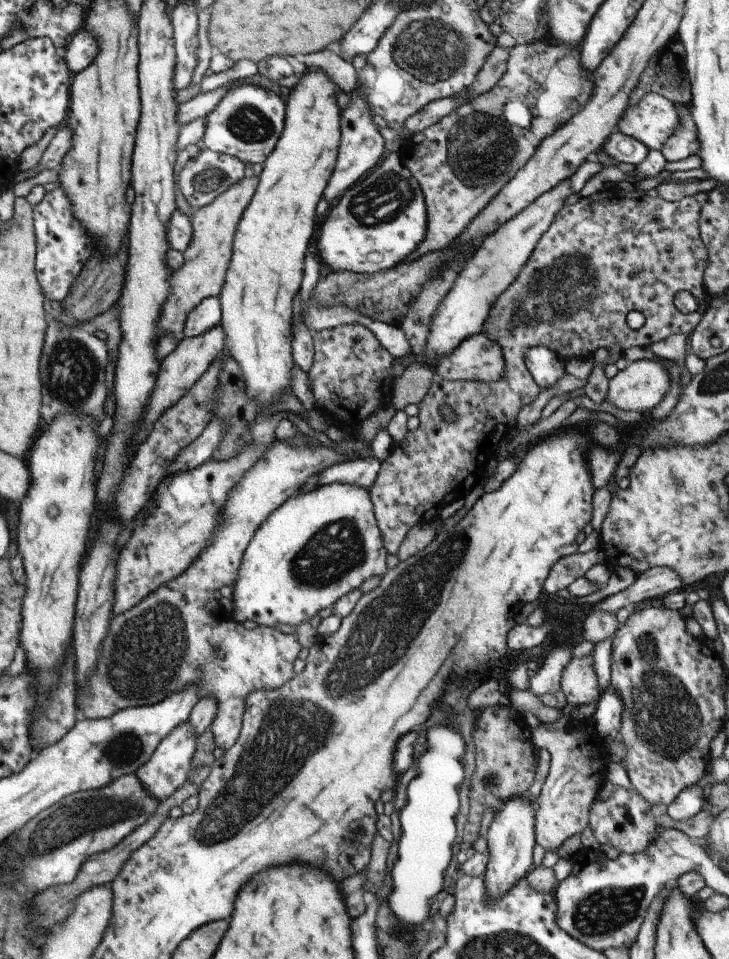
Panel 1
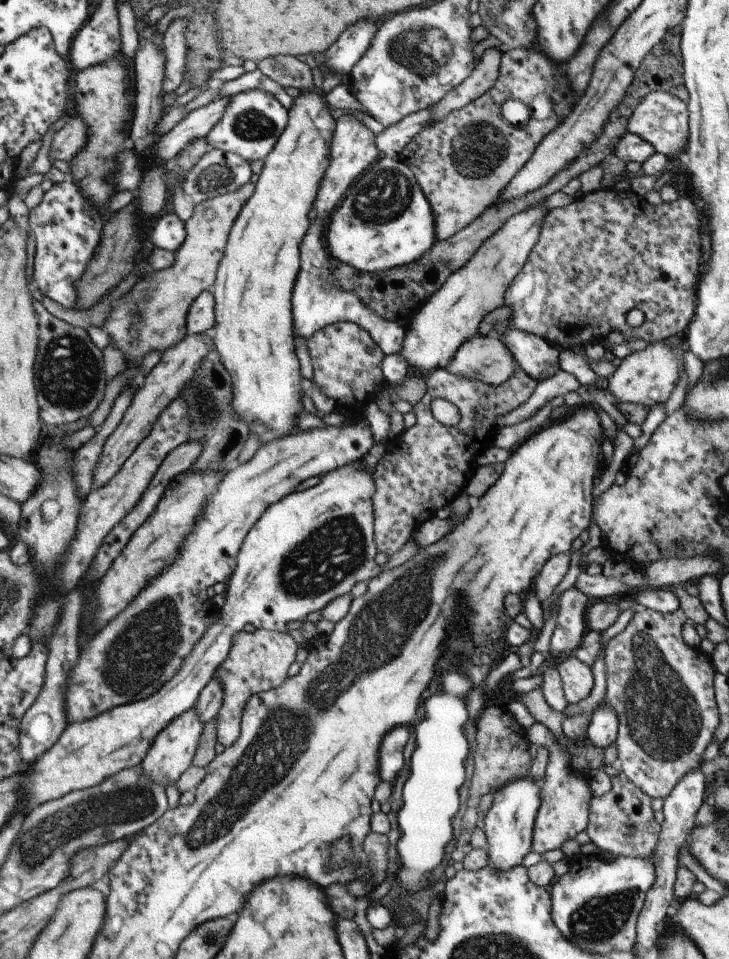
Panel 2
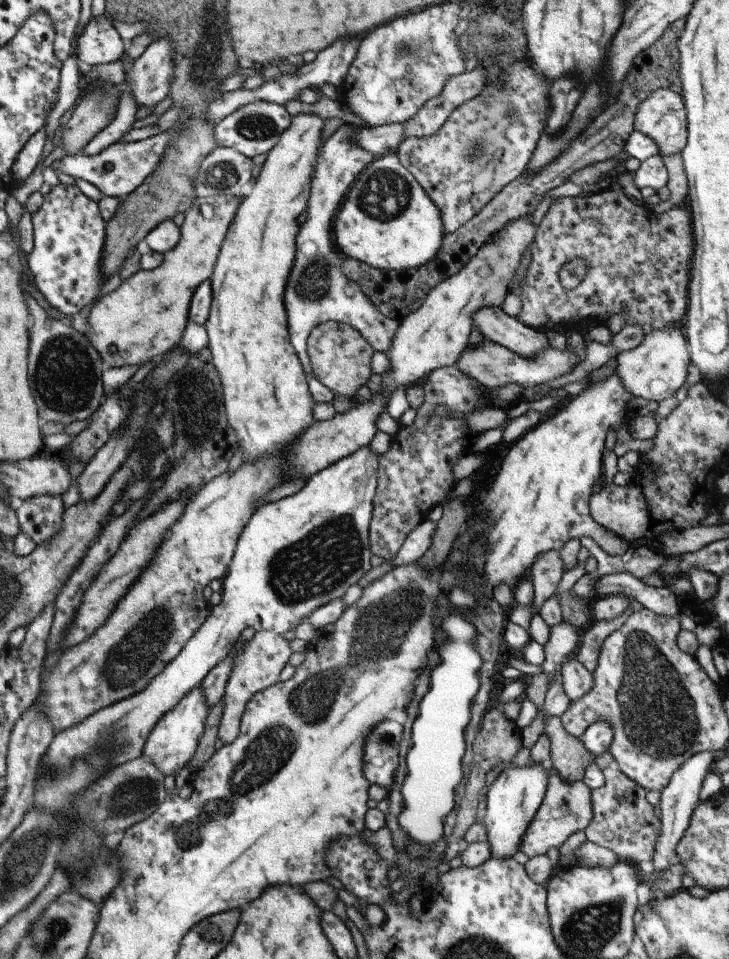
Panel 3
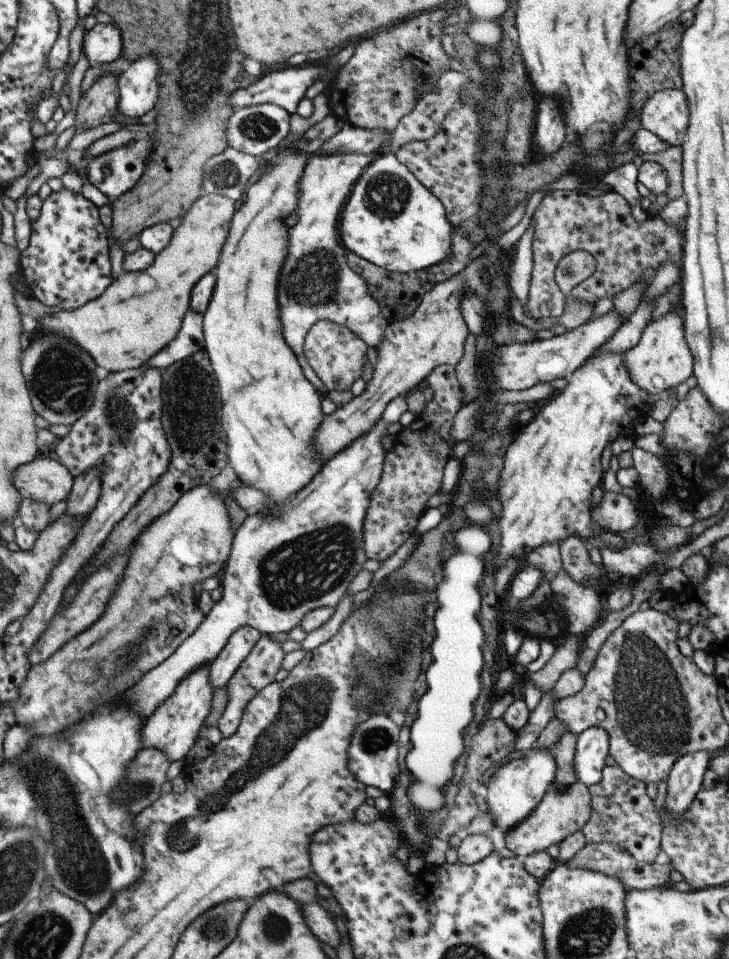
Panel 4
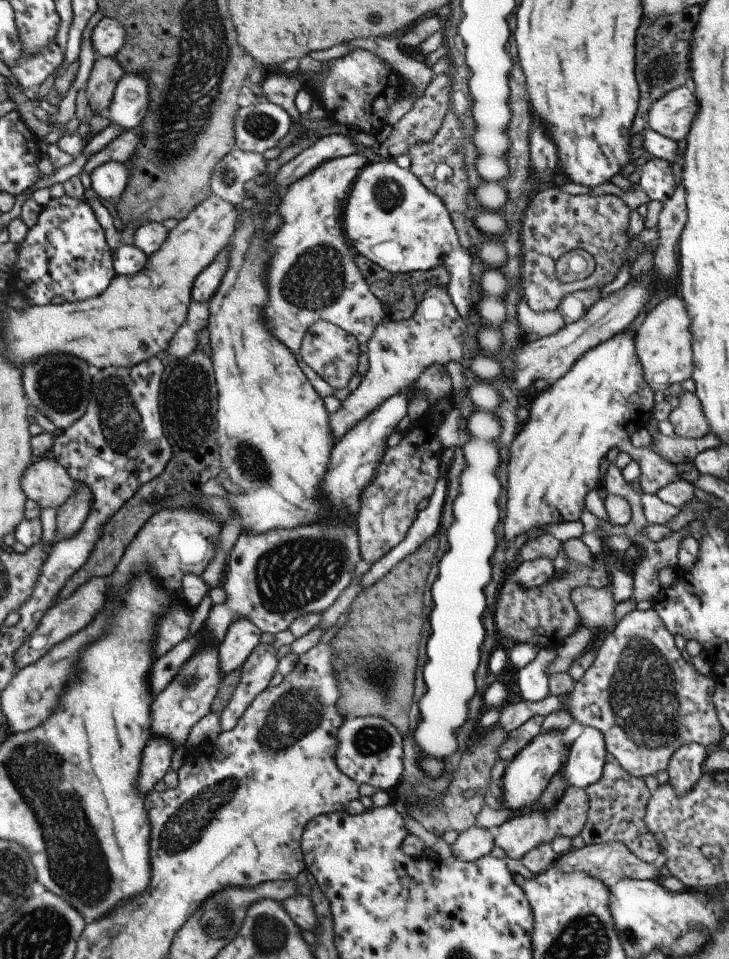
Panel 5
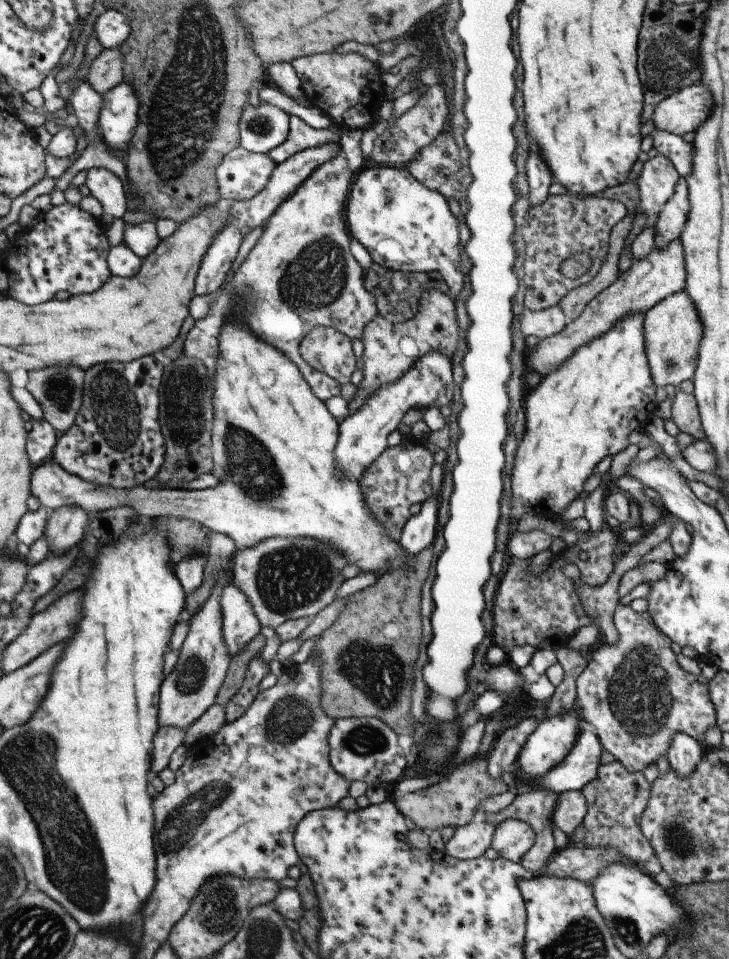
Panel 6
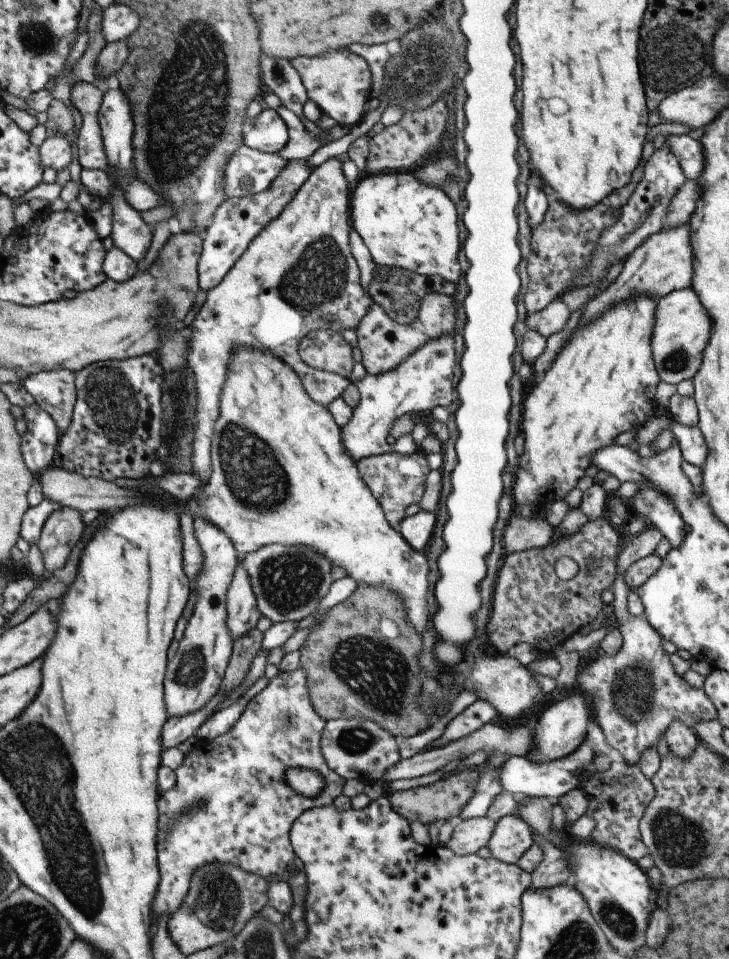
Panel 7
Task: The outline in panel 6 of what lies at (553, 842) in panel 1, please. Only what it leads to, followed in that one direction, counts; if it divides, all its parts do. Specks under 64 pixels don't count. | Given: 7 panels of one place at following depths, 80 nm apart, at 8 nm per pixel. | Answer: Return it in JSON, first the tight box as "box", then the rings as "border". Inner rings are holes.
{"box":[491,790,586,863],"border":[[[569,790],[558,796],[552,816],[553,827],[559,828],[567,837],[582,824],[586,814],[586,802],[579,790]],[[505,818],[494,826],[491,845],[499,857],[519,863],[535,841],[534,830],[518,819]]]}

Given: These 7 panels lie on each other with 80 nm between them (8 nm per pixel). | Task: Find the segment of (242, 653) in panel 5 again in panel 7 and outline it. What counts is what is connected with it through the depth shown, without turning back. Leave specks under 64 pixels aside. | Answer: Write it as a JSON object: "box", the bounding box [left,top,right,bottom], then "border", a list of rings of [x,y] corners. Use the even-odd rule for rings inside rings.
{"box":[226,562,260,641],"border":[[[238,562],[226,591],[227,630],[232,641],[255,629],[255,623],[260,617],[249,581],[245,569]]]}

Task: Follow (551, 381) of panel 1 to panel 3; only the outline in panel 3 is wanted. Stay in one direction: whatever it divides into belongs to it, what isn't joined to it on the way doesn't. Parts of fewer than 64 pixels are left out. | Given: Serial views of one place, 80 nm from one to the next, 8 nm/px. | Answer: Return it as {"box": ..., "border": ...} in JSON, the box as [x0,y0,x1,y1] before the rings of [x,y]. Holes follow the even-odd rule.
{"box":[471,307,550,360],"border":[[[483,307],[471,320],[483,340],[496,342],[525,360],[550,347],[545,331],[525,326],[516,317],[506,315],[501,307]]]}

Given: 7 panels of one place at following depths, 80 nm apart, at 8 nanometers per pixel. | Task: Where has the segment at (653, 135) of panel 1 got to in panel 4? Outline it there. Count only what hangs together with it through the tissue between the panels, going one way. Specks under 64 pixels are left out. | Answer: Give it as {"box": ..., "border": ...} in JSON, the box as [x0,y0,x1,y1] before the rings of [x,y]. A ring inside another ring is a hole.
{"box":[639,89,688,147],"border":[[[680,89],[655,91],[640,108],[639,124],[668,147],[682,144],[688,123],[685,95]]]}

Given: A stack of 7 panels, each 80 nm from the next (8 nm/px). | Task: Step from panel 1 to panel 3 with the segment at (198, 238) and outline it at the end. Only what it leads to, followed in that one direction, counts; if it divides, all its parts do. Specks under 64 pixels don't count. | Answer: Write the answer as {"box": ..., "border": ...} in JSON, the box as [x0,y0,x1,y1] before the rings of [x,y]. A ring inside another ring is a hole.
{"box":[87,195,242,364],"border":[[[239,195],[195,198],[184,213],[179,240],[166,252],[164,263],[152,271],[141,268],[139,274],[123,282],[119,290],[103,298],[93,308],[87,336],[107,364],[145,364],[155,356],[163,356],[173,344],[179,342],[187,324],[187,306],[190,306],[191,294],[213,274],[226,232],[242,198]],[[203,206],[211,206],[211,218],[203,218]]]}

